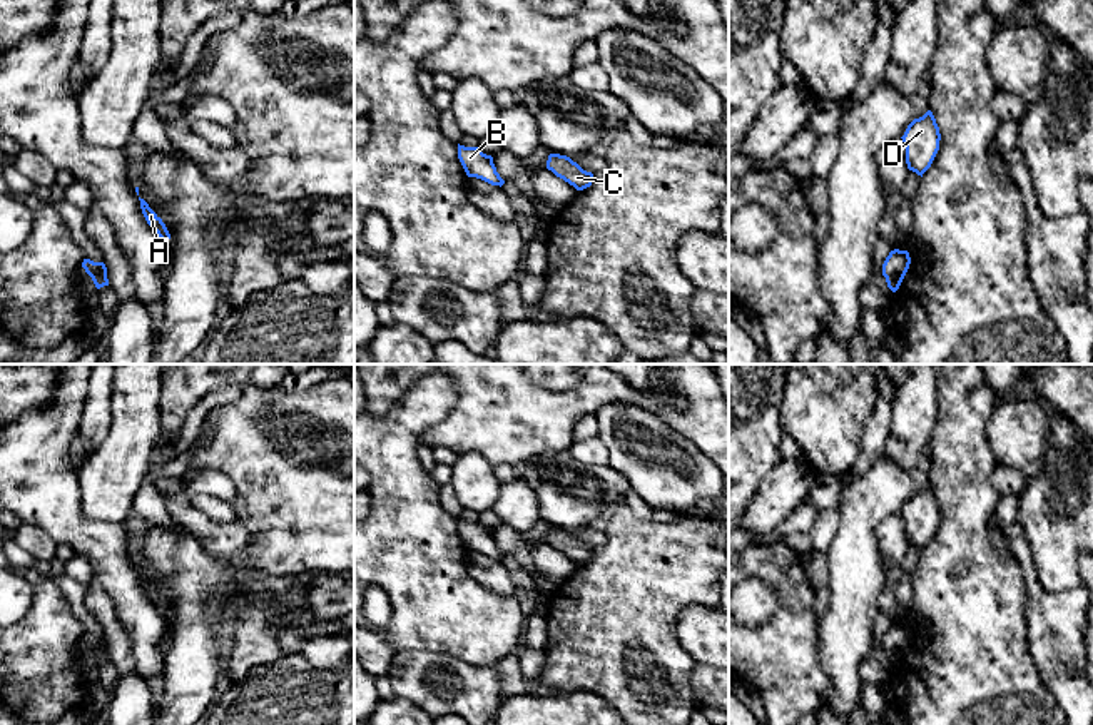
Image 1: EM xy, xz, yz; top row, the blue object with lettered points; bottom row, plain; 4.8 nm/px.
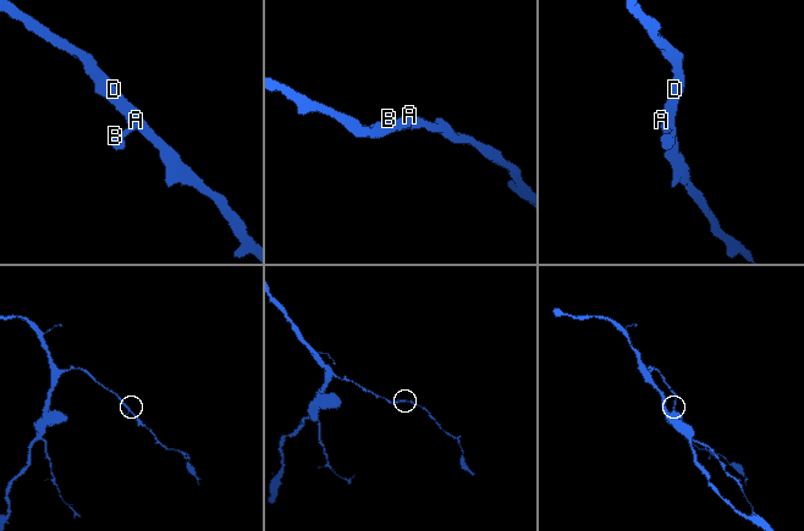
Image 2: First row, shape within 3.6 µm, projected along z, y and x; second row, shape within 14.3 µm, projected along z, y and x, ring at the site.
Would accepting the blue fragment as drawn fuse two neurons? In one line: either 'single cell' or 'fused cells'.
single cell

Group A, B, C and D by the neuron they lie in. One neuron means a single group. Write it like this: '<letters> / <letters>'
A B C D

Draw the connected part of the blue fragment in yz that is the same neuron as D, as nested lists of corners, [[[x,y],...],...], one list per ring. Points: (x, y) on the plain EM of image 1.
[[[928,484],[923,491],[914,493],[901,513],[906,520],[907,543],[923,551],[938,528],[941,515],[933,486]]]

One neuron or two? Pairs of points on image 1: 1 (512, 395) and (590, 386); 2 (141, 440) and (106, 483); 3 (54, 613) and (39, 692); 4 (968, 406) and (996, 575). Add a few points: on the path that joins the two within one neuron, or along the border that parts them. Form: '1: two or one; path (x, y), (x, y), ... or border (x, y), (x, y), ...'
1: one; path (532, 401), (570, 401)
2: one; path (131, 450), (112, 473)
3: one; path (49, 633), (39, 652), (39, 672)
4: one; path (968, 448), (968, 533)

